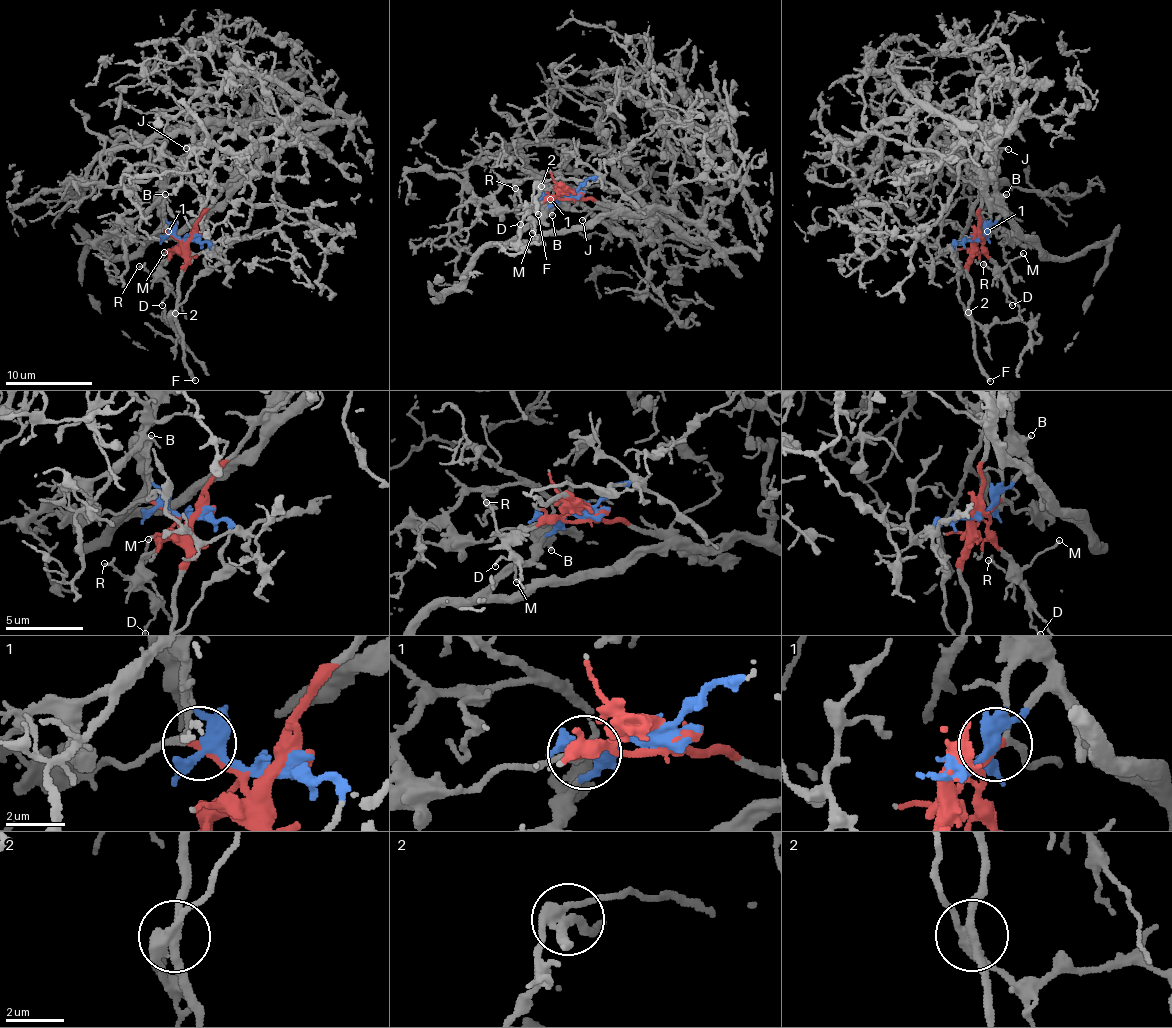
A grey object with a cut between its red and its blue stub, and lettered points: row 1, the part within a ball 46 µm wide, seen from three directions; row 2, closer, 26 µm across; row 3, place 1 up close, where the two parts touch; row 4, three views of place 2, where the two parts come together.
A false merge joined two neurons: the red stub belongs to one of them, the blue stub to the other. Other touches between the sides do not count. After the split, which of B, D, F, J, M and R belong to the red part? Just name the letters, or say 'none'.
B, D, F, J, M, R

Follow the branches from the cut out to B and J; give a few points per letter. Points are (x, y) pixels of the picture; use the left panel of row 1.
B: (191, 237), (172, 237), (165, 228), (165, 195)
J: (191, 237), (196, 220), (254, 152), (263, 127), (258, 120), (230, 123), (202, 139), (194, 147), (185, 149)

